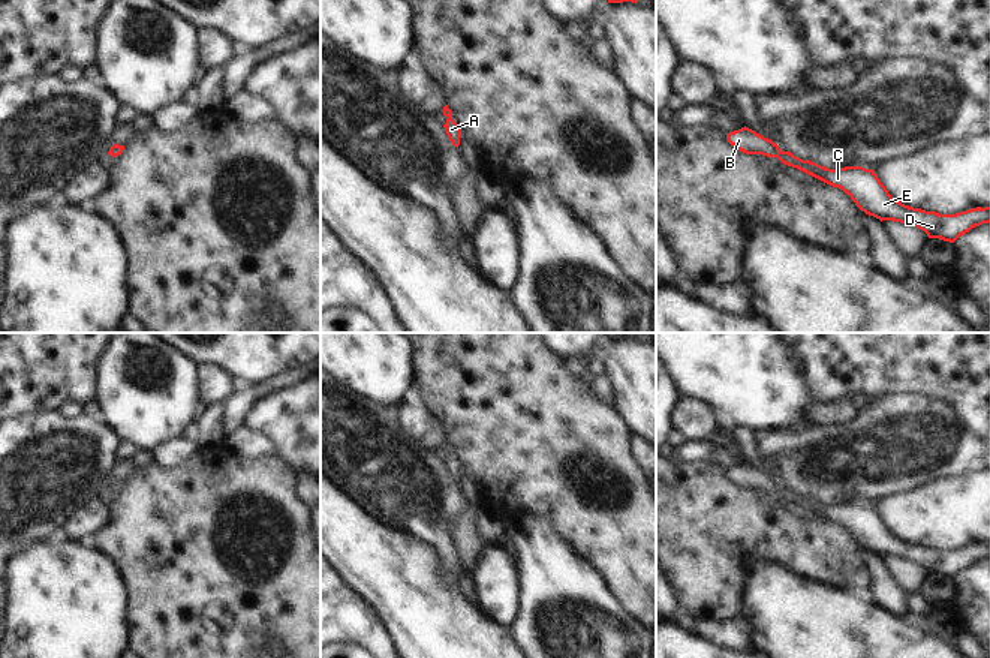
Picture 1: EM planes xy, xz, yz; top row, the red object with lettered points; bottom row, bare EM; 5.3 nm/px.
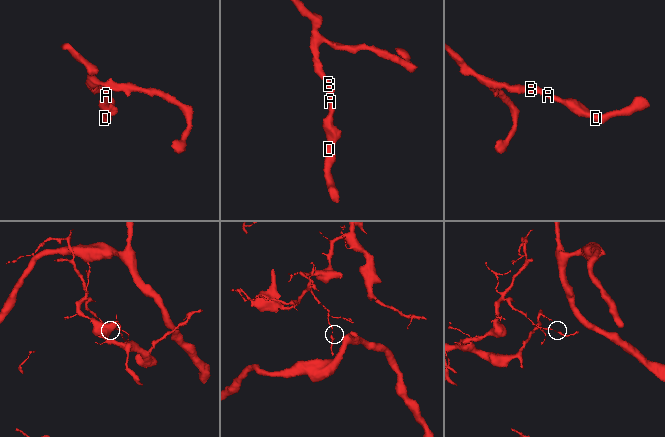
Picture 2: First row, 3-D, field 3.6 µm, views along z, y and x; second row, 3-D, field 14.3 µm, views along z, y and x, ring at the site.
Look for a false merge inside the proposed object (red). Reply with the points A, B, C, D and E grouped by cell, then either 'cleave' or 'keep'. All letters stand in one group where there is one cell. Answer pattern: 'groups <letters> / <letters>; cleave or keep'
groups A B C D E; keep

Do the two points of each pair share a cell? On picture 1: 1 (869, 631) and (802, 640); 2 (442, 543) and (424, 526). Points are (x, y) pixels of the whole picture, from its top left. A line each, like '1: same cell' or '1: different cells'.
1: same cell
2: same cell

